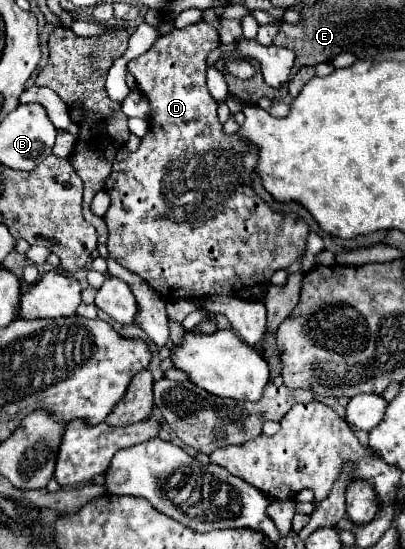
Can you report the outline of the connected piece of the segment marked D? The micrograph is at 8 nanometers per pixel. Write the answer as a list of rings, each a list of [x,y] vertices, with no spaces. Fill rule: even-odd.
[[[197,22],[185,28],[173,28],[171,32],[163,34],[153,48],[149,48],[143,56],[133,58],[127,64],[127,70],[135,76],[137,88],[139,92],[145,94],[145,98],[149,100],[153,114],[151,114],[151,130],[149,134],[141,140],[141,146],[137,152],[129,152],[127,148],[121,148],[117,152],[117,158],[113,160],[113,168],[105,180],[105,192],[111,196],[111,208],[105,216],[107,228],[109,228],[109,240],[107,240],[107,248],[109,248],[109,256],[119,262],[123,268],[127,268],[133,274],[139,274],[163,300],[179,300],[179,298],[205,298],[211,294],[237,294],[241,288],[247,286],[259,286],[259,284],[267,284],[271,274],[277,272],[279,268],[289,268],[303,252],[305,252],[305,240],[307,240],[307,224],[303,222],[301,216],[297,214],[275,214],[251,188],[251,180],[255,178],[255,162],[257,162],[257,150],[255,146],[249,146],[247,142],[241,142],[237,138],[237,134],[233,136],[223,136],[221,132],[221,124],[217,120],[217,102],[213,102],[213,98],[209,98],[209,90],[207,90],[207,82],[205,82],[205,60],[207,54],[211,50],[215,50],[219,46],[219,34],[213,30],[213,26],[209,26],[207,22]]]

